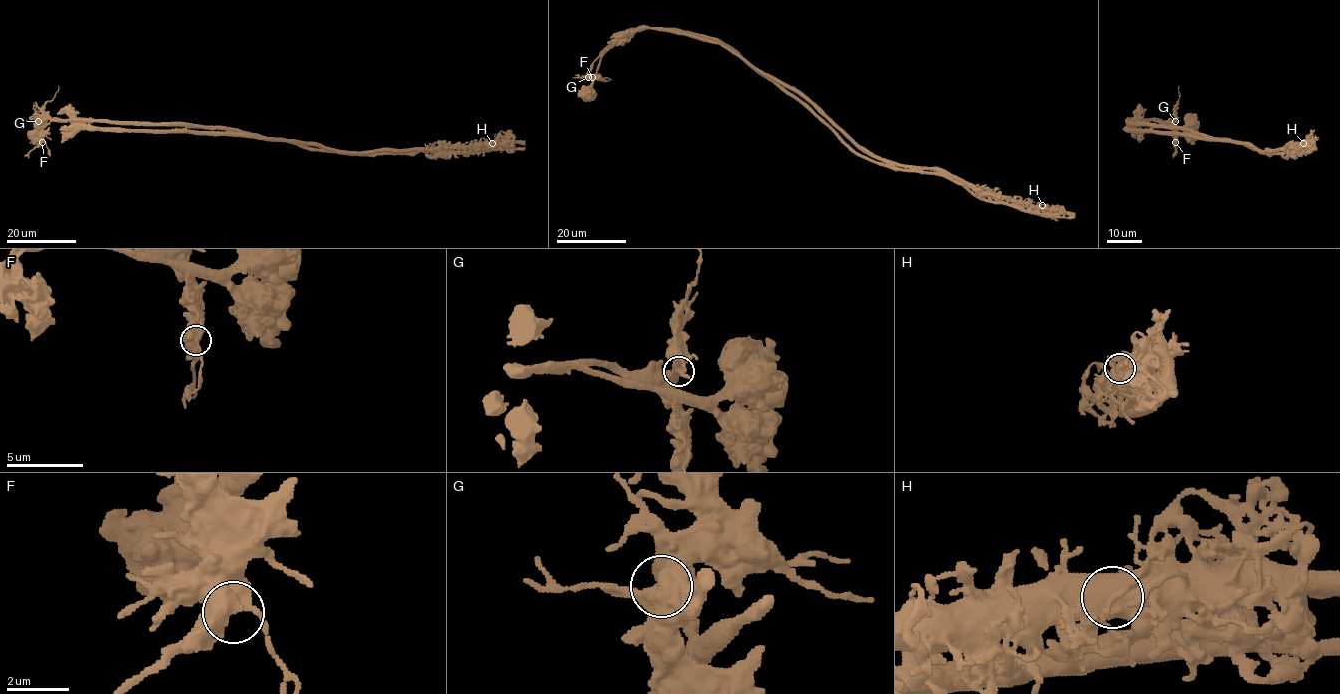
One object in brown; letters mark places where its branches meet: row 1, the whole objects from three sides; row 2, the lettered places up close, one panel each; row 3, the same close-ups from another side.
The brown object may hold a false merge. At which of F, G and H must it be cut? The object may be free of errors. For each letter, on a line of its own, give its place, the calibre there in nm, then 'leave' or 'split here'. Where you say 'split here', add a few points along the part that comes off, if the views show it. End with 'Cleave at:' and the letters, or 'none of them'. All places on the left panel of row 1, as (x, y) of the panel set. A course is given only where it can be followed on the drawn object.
F: place (42, 142); calibre 480 nm; leave
G: place (38, 121); calibre 380 nm; leave
H: place (492, 143); calibre 140 nm; split here; course (492, 143), (491, 149), (472, 151), (344, 154), (221, 128), (40, 121), (41, 108), (53, 99), (58, 86)
Cleave at: H

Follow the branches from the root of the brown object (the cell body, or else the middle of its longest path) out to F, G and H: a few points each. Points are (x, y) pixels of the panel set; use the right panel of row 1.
F: (1198, 137), (1127, 128), (1135, 121), (1158, 119), (1175, 130), (1175, 142)
G: (1198, 137), (1127, 128), (1135, 121), (1175, 121)
H: (1198, 137), (1236, 140), (1260, 152), (1299, 148), (1303, 143)

